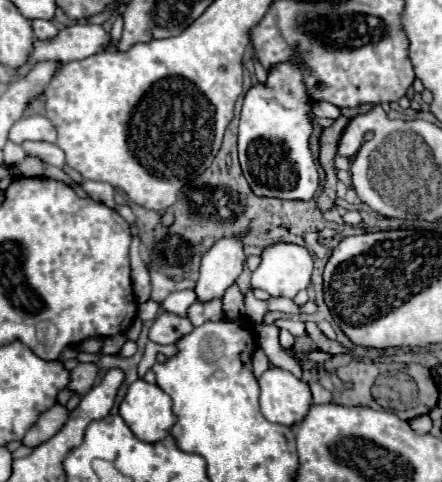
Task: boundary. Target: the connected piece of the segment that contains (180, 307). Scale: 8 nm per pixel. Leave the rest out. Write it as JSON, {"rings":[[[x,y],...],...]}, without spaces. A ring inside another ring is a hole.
{"rings":[[[178,290],[172,292],[161,305],[168,312],[180,312],[180,316],[186,316],[186,310],[192,302],[194,302],[194,290]]]}

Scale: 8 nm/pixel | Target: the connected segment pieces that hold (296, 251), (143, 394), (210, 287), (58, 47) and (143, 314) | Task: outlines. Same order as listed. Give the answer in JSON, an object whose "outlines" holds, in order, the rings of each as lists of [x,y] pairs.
{"outlines":[[[[284,242],[268,246],[260,266],[252,272],[252,288],[262,288],[272,298],[294,298],[310,284],[312,268],[312,256],[306,248]]],[[[142,378],[128,386],[120,404],[120,416],[132,428],[134,436],[144,442],[160,442],[174,424],[170,396]]],[[[246,232],[220,238],[210,252],[202,258],[200,278],[196,282],[196,296],[202,302],[212,298],[222,298],[226,288],[236,282],[238,274],[244,266],[244,250],[242,250],[242,236]]],[[[74,24],[58,32],[50,42],[34,42],[32,60],[84,60],[100,54],[110,44],[110,32],[96,24]]],[[[150,299],[145,303],[139,304],[138,318],[143,322],[153,320],[158,314],[159,307],[160,304]]]]}

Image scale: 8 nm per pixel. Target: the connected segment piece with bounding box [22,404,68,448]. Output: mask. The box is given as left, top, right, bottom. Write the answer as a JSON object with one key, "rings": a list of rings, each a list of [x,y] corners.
{"rings":[[[54,404],[52,408],[48,408],[46,412],[40,414],[40,418],[36,420],[36,424],[32,428],[28,428],[28,432],[22,438],[22,444],[36,448],[38,444],[52,438],[66,424],[66,420],[68,420],[68,410],[60,404]]]}

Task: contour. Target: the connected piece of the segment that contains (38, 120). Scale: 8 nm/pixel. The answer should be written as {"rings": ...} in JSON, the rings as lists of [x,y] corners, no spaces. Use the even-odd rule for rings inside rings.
{"rings":[[[32,114],[20,118],[8,136],[12,142],[22,144],[24,140],[44,140],[44,142],[56,142],[56,128],[52,122],[42,114]]]}

